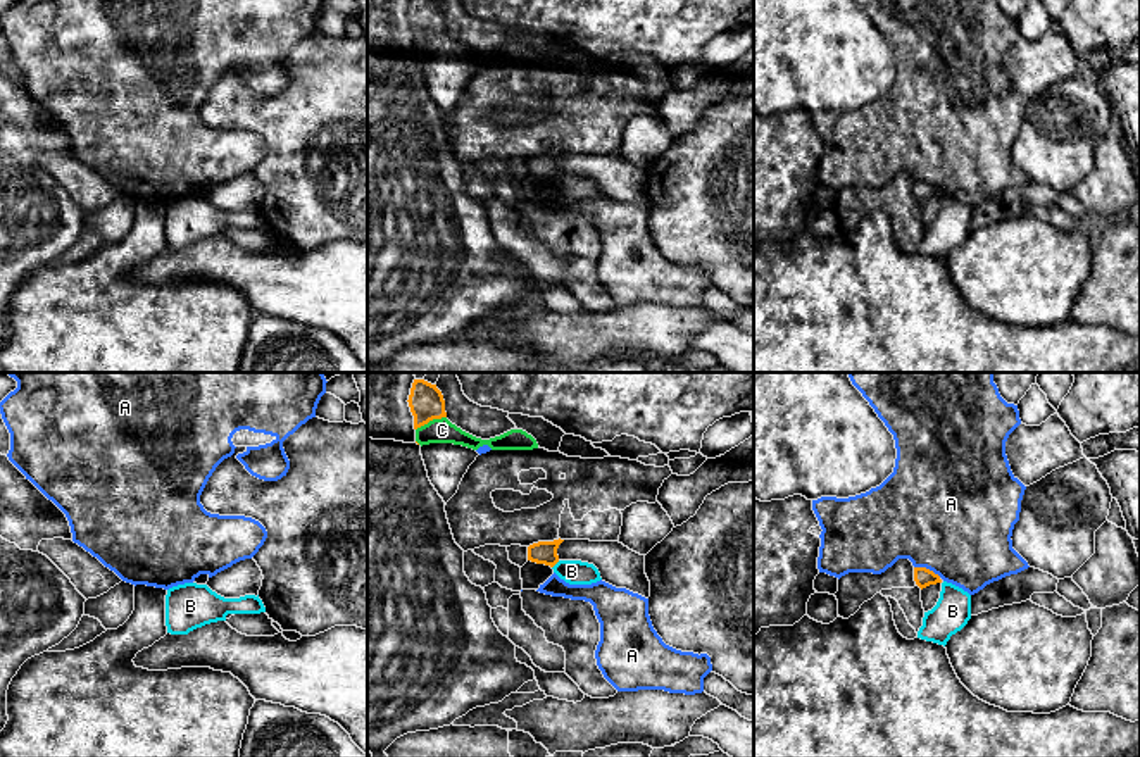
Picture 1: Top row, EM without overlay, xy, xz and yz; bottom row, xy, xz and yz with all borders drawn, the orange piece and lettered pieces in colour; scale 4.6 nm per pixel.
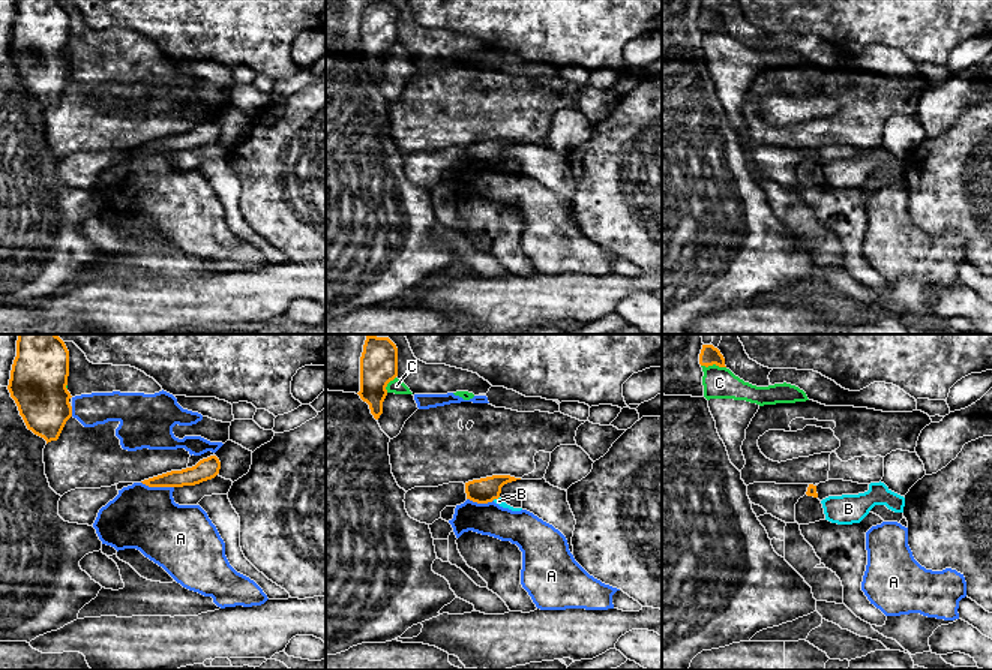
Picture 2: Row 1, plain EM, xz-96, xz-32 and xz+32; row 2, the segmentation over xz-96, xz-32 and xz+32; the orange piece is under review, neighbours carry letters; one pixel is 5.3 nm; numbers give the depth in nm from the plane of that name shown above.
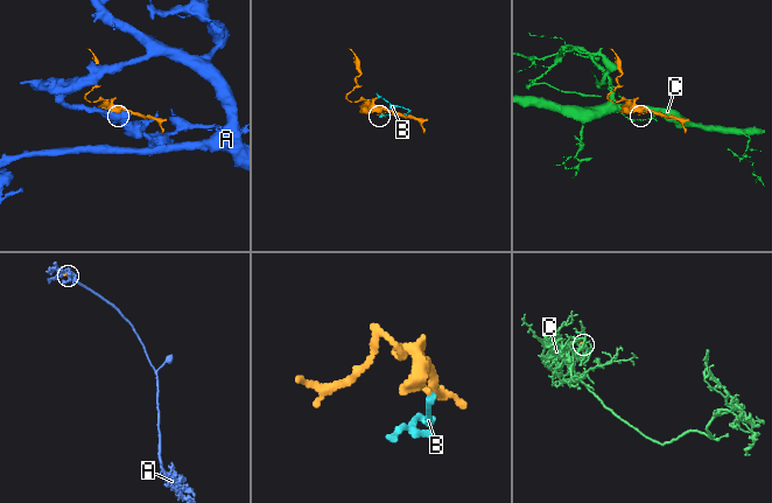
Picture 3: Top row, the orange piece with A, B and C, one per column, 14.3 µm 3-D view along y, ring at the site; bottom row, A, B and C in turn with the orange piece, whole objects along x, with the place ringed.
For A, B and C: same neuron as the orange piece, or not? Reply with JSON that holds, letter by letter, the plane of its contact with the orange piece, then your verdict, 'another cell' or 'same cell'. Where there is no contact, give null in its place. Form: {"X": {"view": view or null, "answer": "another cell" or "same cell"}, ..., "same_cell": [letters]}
{"A": {"view": "yz", "answer": "another cell"}, "B": {"view": "xz", "answer": "another cell"}, "C": {"view": "xz", "answer": "another cell"}, "same_cell": []}

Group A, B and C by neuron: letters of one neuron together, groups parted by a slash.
A / B / C

